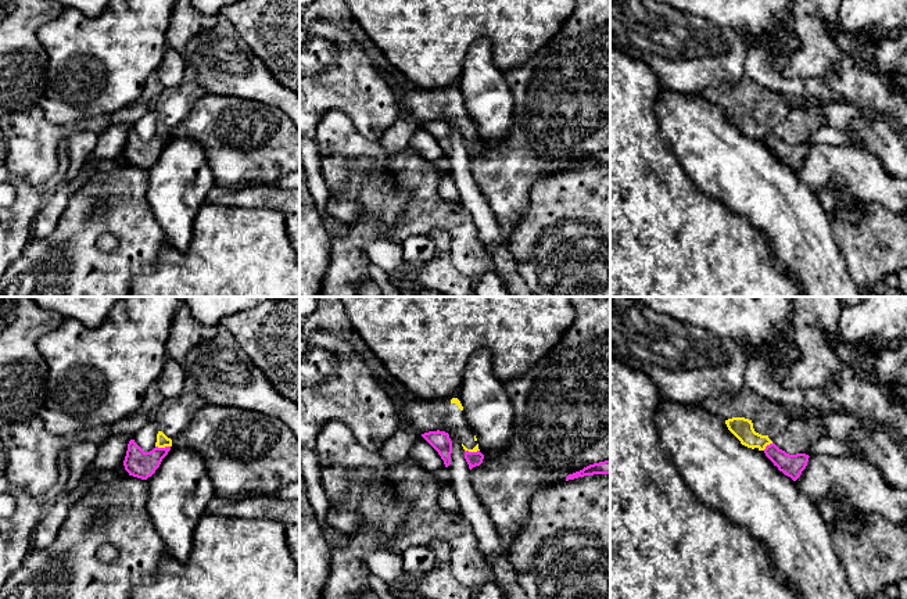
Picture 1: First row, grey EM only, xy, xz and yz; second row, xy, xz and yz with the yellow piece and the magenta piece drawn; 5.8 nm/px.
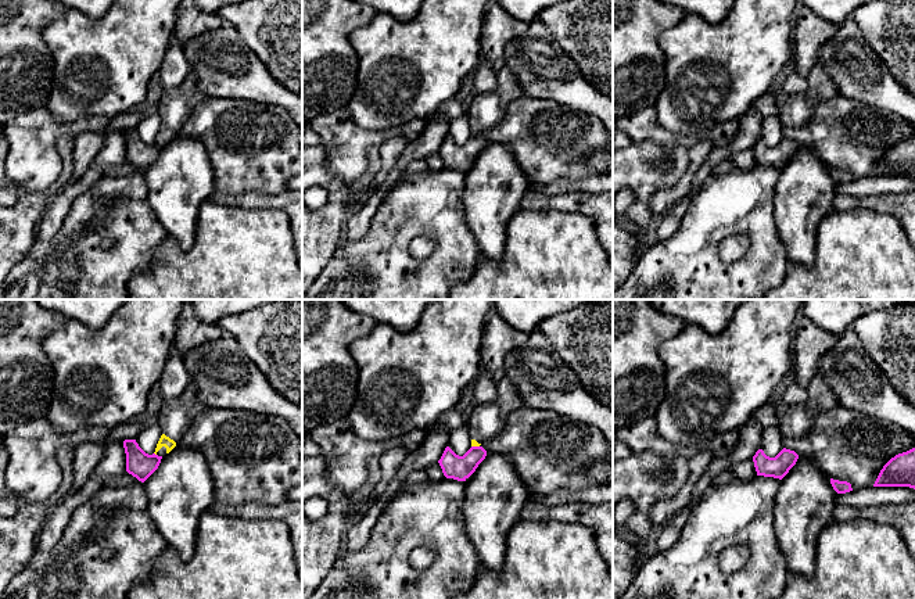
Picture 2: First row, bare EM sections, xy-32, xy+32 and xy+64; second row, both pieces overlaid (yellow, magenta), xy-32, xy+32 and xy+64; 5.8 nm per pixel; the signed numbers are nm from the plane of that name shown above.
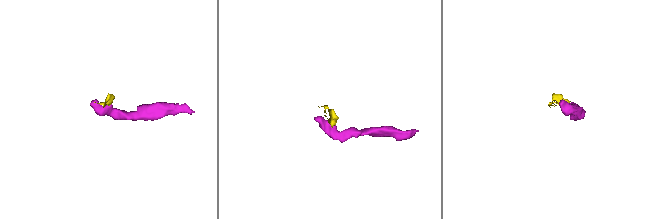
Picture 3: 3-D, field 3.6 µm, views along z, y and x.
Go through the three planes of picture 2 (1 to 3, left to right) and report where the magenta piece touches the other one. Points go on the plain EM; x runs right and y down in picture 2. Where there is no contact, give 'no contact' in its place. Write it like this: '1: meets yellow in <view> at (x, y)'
1: no contact
2: meets yellow in xy+32 at (476, 135)
3: no contact

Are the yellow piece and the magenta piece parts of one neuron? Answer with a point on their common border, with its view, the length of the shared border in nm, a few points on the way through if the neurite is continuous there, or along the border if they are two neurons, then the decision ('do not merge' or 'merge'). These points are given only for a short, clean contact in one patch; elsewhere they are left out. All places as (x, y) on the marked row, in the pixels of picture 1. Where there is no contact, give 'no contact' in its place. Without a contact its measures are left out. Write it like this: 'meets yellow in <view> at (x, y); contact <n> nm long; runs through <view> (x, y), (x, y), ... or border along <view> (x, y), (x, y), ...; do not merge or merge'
meets yellow in xy at (162, 447); contact 90 nm long; border along xy (156, 445), (169, 447); do not merge

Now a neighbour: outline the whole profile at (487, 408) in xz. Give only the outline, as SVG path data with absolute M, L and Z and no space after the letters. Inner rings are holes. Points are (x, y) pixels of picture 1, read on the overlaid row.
M477 349L467 361L458 399L483 455L498 455L509 444L515 408L505 383L494 373L488 349Z

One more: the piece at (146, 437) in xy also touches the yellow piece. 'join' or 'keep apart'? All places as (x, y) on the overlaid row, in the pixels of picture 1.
keep apart

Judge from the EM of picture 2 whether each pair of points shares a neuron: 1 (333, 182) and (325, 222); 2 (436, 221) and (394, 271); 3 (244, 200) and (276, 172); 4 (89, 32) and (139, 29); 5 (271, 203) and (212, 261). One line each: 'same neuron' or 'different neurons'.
1: same neuron
2: same neuron
3: different neurons
4: same neuron
5: different neurons

